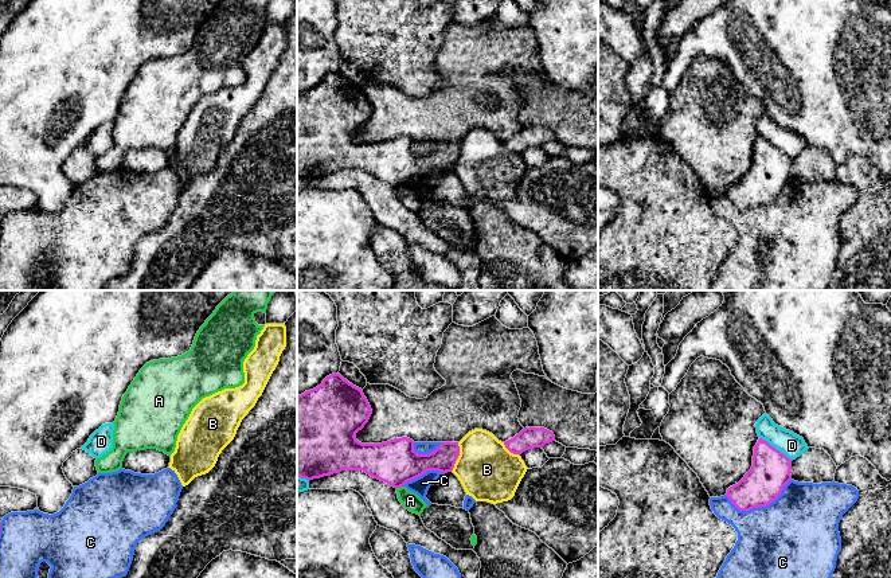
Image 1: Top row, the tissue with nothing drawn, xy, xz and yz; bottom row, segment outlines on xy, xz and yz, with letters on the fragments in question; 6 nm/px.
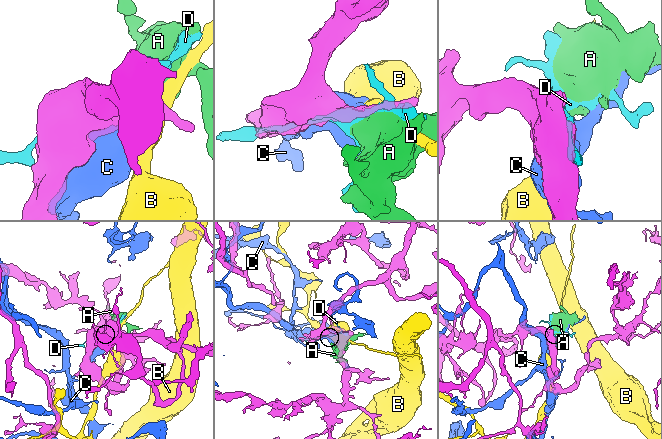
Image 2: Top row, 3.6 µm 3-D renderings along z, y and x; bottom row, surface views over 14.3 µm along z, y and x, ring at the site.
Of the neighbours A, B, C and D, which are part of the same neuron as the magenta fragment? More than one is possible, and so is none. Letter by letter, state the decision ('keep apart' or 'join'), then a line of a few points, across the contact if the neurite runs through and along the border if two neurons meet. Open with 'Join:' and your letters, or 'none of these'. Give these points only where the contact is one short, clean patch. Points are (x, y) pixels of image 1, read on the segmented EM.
Join: none of these
A: keep apart; line xz (402, 485), (397, 488)
B: keep apart
C: keep apart
D: keep apart

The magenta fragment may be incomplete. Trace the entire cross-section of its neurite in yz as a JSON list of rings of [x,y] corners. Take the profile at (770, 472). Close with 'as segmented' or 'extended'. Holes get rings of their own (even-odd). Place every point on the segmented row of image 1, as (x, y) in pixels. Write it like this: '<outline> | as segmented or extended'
[[[759,438],[754,446],[751,469],[738,484],[727,489],[726,496],[739,511],[769,505],[792,480],[792,461]]] | as segmented

